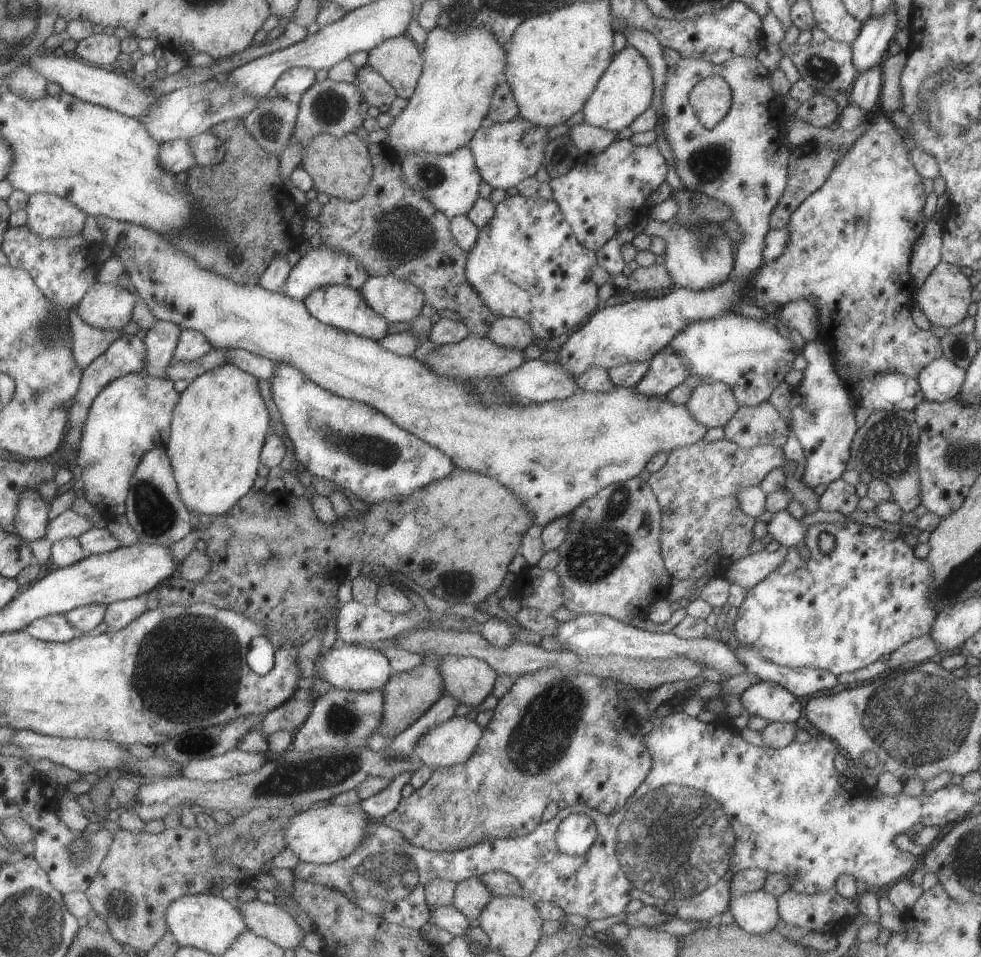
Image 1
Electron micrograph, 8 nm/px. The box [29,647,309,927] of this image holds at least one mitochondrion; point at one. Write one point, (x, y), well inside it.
(195, 743)

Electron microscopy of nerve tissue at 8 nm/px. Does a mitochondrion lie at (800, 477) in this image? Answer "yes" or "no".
no

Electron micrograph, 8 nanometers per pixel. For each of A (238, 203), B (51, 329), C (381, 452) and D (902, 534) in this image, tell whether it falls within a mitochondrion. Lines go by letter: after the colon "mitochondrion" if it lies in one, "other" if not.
A: other
B: mitochondrion
C: mitochondrion
D: other

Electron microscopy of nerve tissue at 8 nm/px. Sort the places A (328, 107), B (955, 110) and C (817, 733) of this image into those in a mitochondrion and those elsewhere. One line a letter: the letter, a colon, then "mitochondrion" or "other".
A: mitochondrion
B: mitochondrion
C: other

